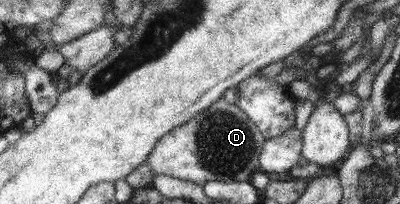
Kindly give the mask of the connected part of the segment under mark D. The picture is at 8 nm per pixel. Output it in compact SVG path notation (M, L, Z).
M222 98L207 110L201 110L185 126L165 135L148 161L154 176L170 175L200 186L213 180L249 182L260 171L259 158L265 141L248 115Z

